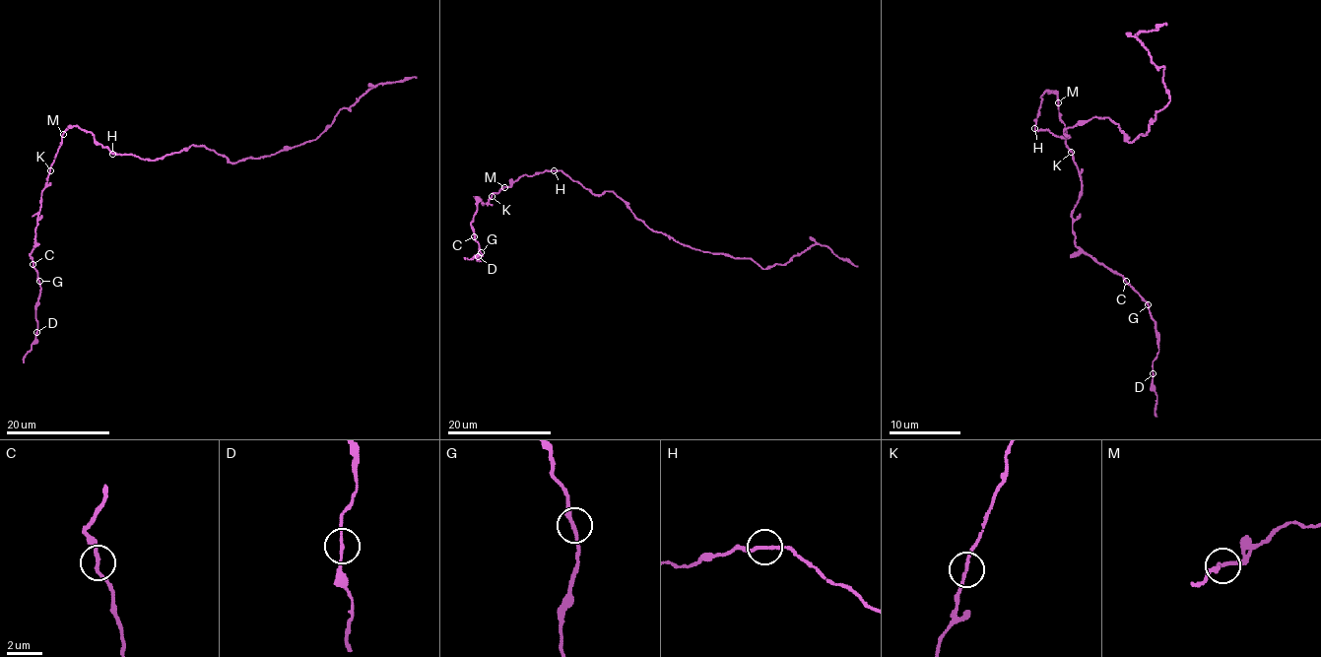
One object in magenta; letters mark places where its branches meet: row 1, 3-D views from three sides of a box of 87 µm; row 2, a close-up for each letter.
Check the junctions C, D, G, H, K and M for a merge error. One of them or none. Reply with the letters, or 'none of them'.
none of them

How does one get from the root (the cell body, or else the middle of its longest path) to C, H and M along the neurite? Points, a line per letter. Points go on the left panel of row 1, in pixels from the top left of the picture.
C: (130, 155), (112, 154), (77, 126), (63, 134), (40, 196), (35, 246), (29, 253), (33, 264)
H: (130, 155), (112, 154)
M: (130, 155), (112, 154), (89, 131), (77, 126), (71, 126), (63, 134)

